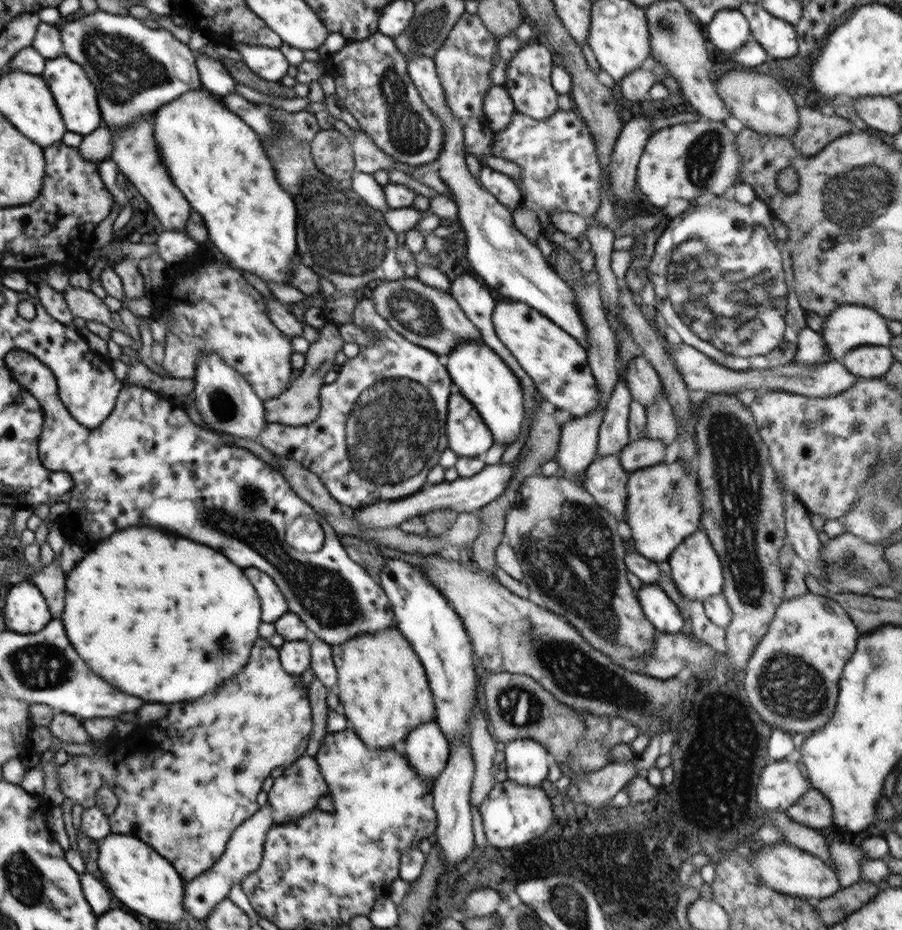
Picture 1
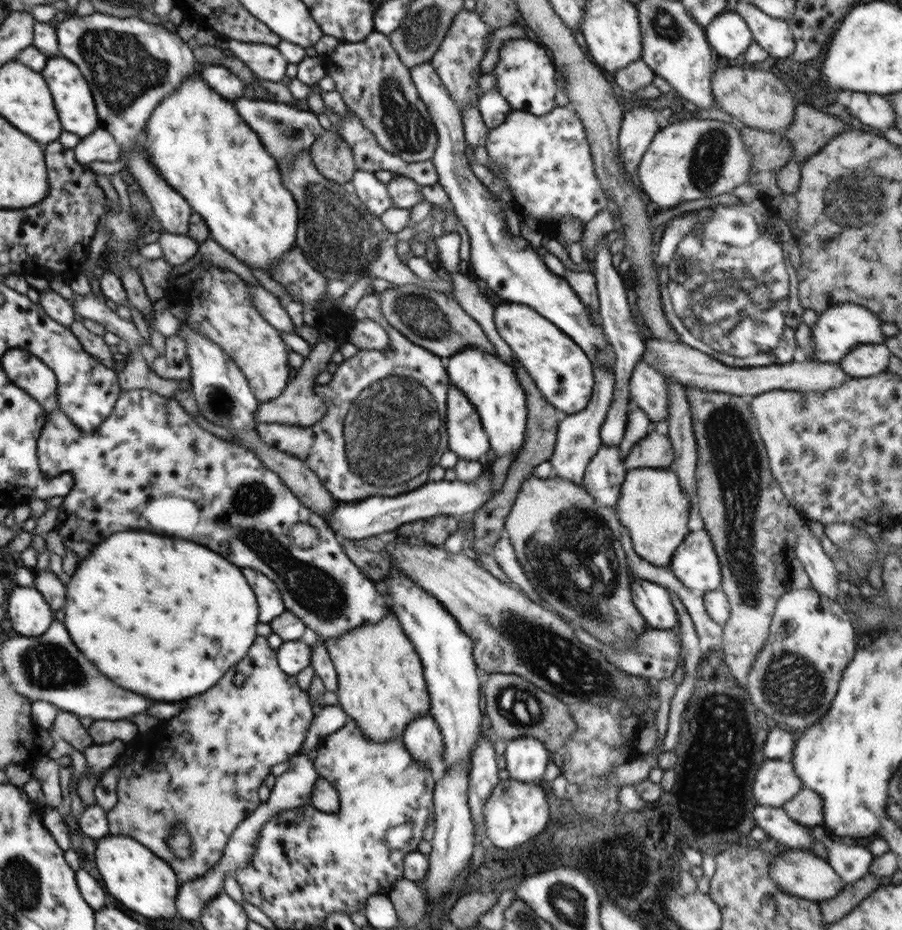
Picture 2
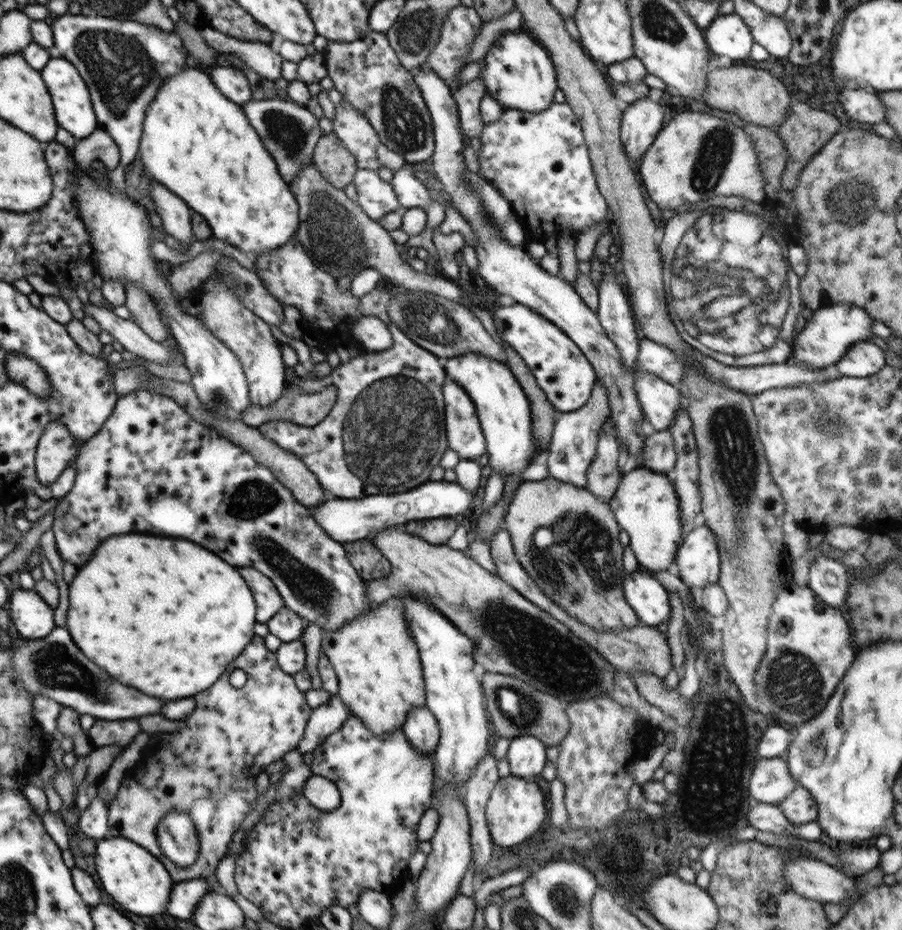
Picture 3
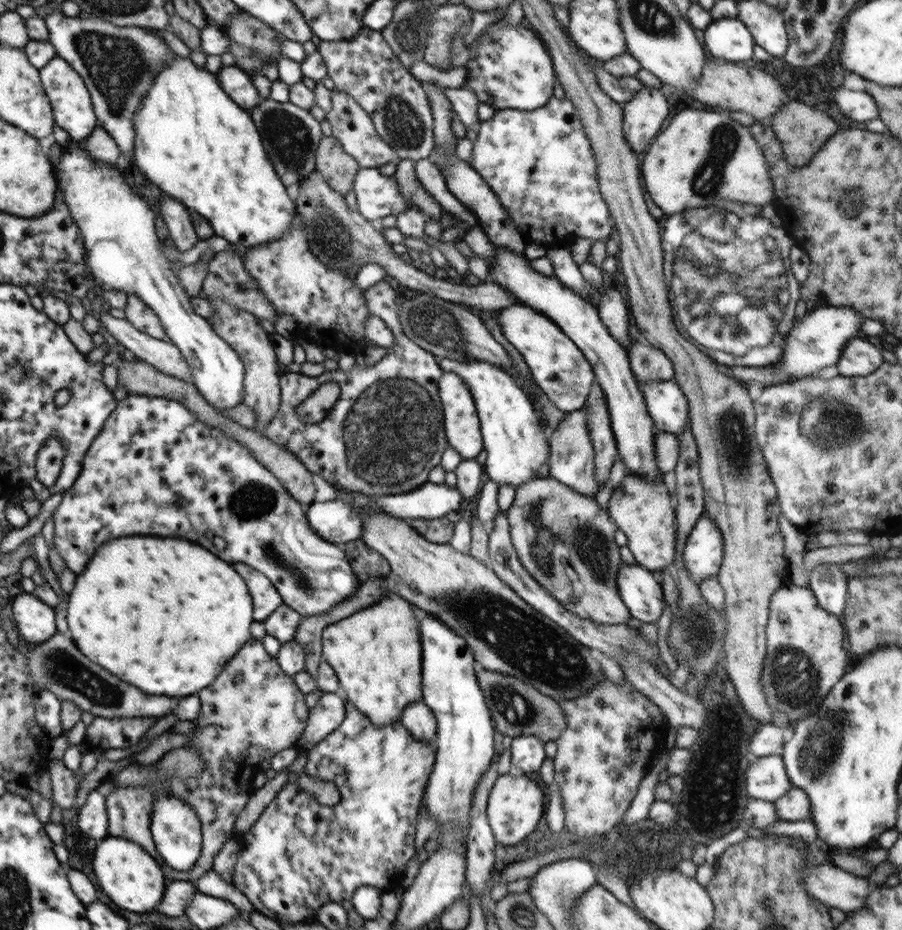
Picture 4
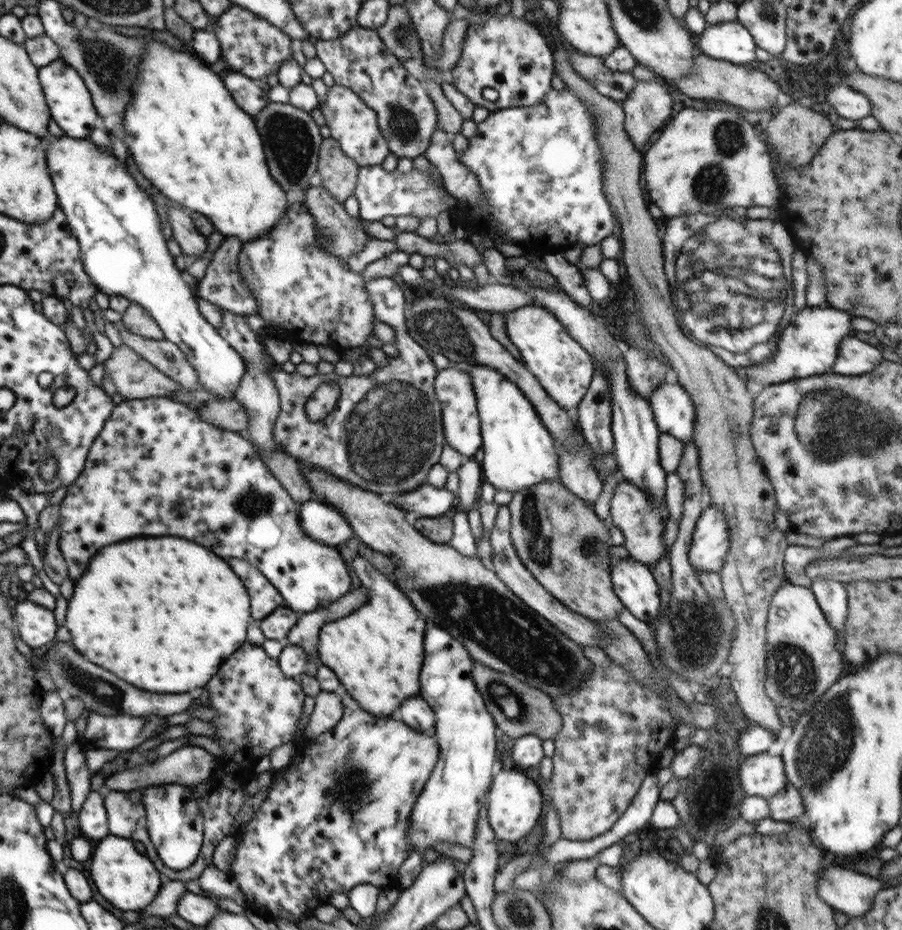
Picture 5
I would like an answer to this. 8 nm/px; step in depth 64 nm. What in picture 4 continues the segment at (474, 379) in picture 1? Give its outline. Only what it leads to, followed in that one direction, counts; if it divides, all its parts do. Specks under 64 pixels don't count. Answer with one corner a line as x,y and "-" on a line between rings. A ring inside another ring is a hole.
446,357
440,360
439,365
443,372
457,374
465,382
473,396
483,436
483,450
488,455
486,462
483,464
485,478
492,480
499,487
507,484
518,488
526,482
538,480
539,473
544,475
542,478
548,477
550,472
550,432
544,431
539,425
539,416
531,398
526,390
518,384
518,380
503,368
493,365
491,362
476,359
464,359
462,362
458,362
458,360

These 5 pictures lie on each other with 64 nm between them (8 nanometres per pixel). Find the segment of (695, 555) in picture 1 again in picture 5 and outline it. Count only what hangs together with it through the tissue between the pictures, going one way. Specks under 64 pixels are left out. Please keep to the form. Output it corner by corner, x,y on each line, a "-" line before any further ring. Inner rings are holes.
709,505
696,522
688,549
688,558
699,574
703,570
716,572
725,561
730,541
730,527
722,510

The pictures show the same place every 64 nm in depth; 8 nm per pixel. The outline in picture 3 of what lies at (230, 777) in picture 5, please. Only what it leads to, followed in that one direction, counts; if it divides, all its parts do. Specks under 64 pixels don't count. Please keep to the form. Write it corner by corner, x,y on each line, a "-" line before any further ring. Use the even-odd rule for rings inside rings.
256,635
236,661
204,694
194,696
195,709
184,719
178,719
180,730
164,734
164,746
160,746
154,757
153,750
146,749
146,758
141,758
125,772
116,797
110,801
110,823
112,837
132,839
149,850
167,867
175,882
208,879
215,874
221,858
229,852
232,835
246,815
256,806
259,794
256,778
265,771
268,764
283,760
284,755
296,749
304,738
308,719
313,709
306,703
305,693
298,690
293,675
286,674
277,663
277,656
264,644
264,637
-
234,670
244,670
247,681
241,688
232,687
230,674
-
169,810
187,812
199,831
199,856
193,865
178,866
164,853
157,839
157,826

